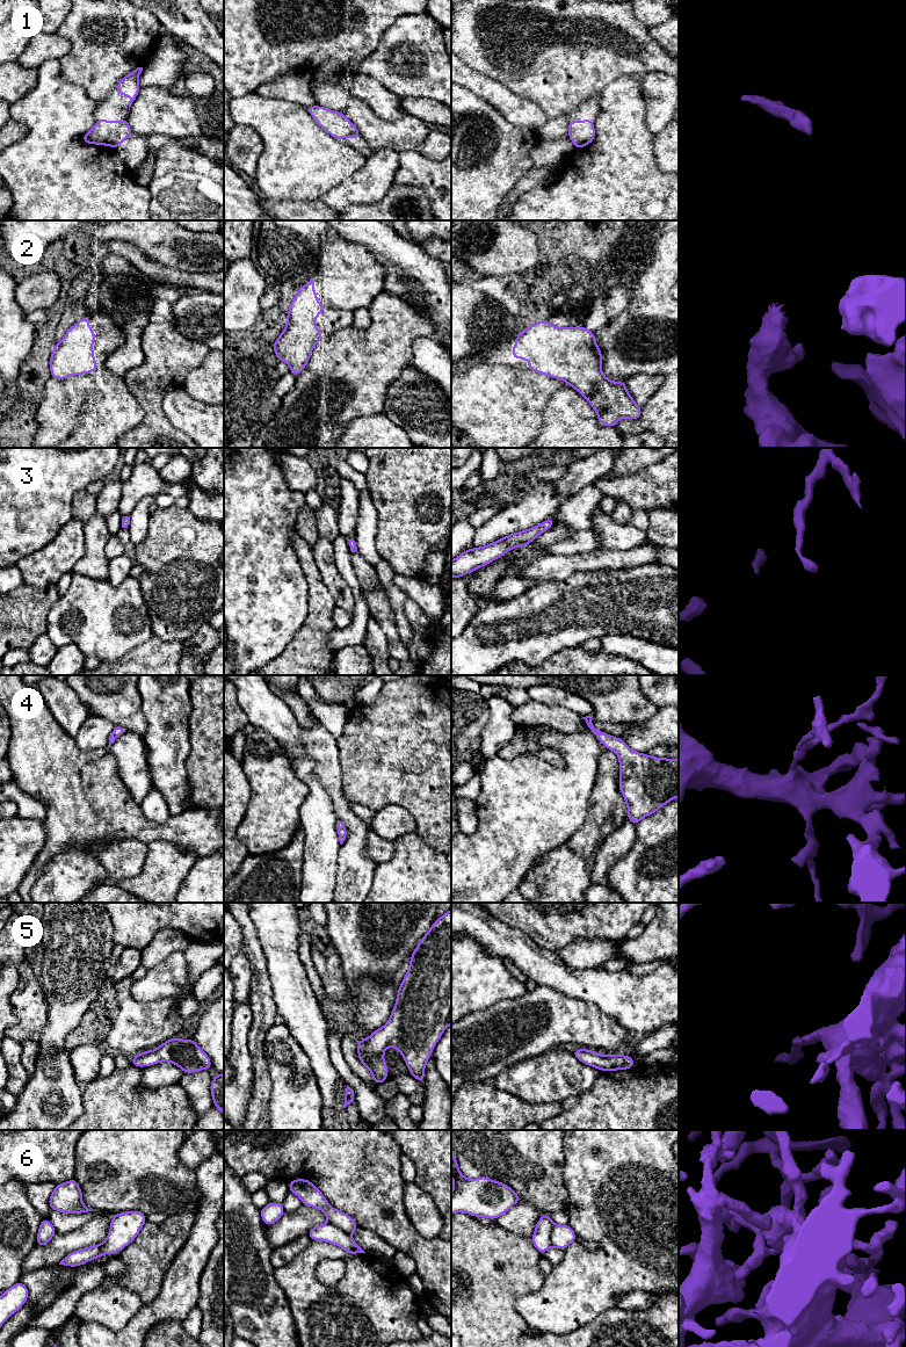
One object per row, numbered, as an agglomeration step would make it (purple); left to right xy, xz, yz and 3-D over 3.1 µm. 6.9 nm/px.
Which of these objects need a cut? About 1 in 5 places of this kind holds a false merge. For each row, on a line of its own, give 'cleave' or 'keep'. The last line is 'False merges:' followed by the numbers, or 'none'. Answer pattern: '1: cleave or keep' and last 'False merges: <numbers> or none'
1: keep
2: keep
3: keep
4: keep
5: keep
6: keep
False merges: none

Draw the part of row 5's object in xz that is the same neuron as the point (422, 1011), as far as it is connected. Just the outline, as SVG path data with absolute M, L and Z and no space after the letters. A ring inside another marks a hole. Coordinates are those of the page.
M451 908L436 919L429 930L419 941L414 949L407 972L399 985L394 1007L387 1022L376 1029L369 1037L358 1040L357 1053L361 1064L365 1065L372 1074L372 1081L378 1085L387 1079L387 1065L384 1052L389 1047L397 1049L404 1062L419 1082L425 1082L425 1067L443 1031L451 1024Z

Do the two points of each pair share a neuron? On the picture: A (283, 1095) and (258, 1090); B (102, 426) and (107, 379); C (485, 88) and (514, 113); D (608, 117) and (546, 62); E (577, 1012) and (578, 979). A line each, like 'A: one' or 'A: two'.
A: two
B: one
C: one
D: two
E: two

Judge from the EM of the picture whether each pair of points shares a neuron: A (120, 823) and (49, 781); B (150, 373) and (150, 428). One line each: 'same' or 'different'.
A: same
B: same

